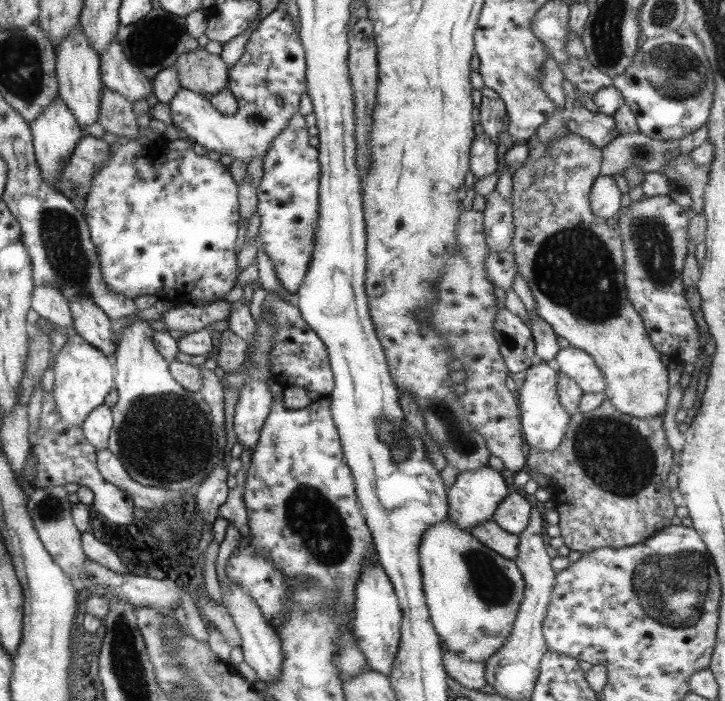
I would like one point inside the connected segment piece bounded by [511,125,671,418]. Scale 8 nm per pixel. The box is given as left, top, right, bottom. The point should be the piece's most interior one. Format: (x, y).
(573, 262)

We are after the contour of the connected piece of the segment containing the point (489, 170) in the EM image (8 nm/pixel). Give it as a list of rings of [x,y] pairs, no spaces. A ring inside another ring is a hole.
[[[486,134],[475,135],[470,152],[470,172],[478,180],[497,171],[498,154],[494,141]]]

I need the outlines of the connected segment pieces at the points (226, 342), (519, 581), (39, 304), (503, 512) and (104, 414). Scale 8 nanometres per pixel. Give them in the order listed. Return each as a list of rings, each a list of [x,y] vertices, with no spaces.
[[[230,329],[219,334],[221,345],[217,357],[217,365],[223,368],[224,372],[231,374],[236,372],[247,360],[249,350],[247,342]]]
[[[446,519],[424,533],[420,570],[432,625],[444,647],[474,663],[496,655],[512,633],[524,596],[525,582],[515,561],[496,554]]]
[[[50,285],[34,288],[31,308],[38,313],[38,316],[52,322],[57,328],[65,328],[69,335],[76,333],[73,329],[73,316],[69,302],[62,297],[58,289]]]
[[[509,492],[498,505],[493,521],[506,532],[519,535],[530,522],[531,508],[530,502],[521,493]]]
[[[104,403],[101,404],[85,418],[81,428],[86,440],[97,451],[109,448],[109,436],[113,428],[111,408]]]

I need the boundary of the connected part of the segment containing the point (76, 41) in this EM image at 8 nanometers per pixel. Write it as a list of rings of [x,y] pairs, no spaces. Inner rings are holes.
[[[77,25],[71,35],[62,40],[56,47],[55,69],[59,82],[59,96],[75,116],[81,126],[90,126],[99,120],[103,82],[101,81],[101,60],[97,52],[92,50],[87,36]]]

